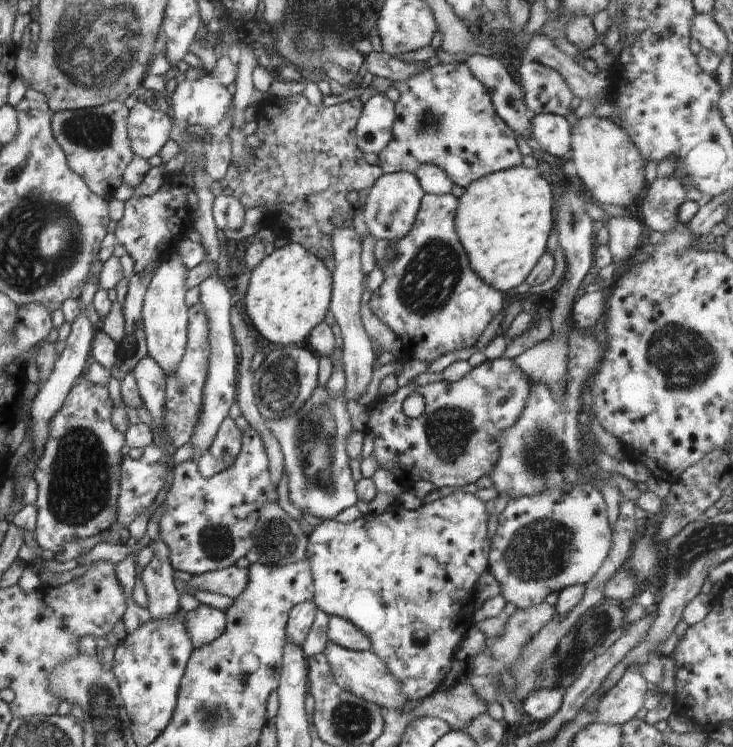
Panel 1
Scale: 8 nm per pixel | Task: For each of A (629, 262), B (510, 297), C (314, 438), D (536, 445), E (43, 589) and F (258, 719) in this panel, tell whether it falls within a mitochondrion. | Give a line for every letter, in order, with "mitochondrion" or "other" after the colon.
A: other
B: other
C: mitochondrion
D: mitochondrion
E: other
F: other

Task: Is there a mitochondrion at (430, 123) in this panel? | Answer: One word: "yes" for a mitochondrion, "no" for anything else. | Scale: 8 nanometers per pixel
yes

